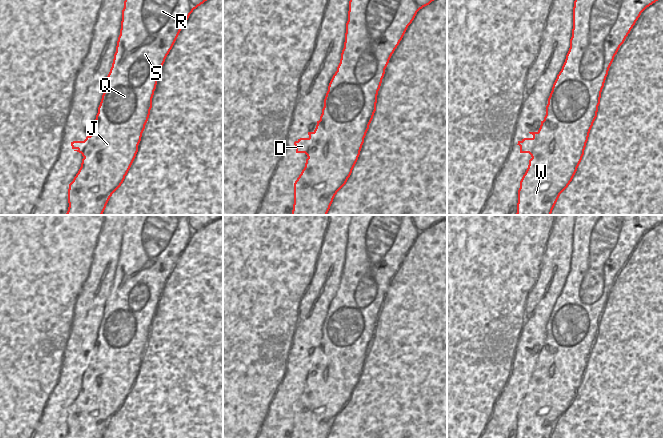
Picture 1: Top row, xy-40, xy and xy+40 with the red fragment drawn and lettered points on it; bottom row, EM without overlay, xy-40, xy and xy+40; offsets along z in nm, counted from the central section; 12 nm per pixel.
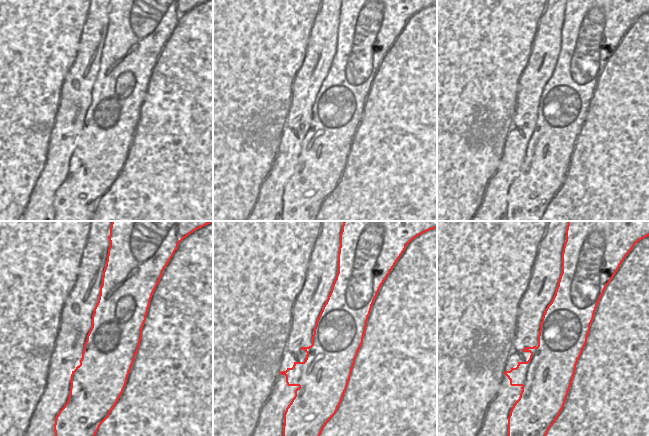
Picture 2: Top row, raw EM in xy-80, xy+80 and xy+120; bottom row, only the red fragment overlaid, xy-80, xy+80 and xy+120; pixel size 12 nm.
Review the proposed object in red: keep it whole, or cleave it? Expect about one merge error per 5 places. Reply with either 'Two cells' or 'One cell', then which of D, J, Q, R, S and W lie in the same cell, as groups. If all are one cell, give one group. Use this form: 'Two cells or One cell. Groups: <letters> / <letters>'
Two cells. Groups: D / J Q R S W.

